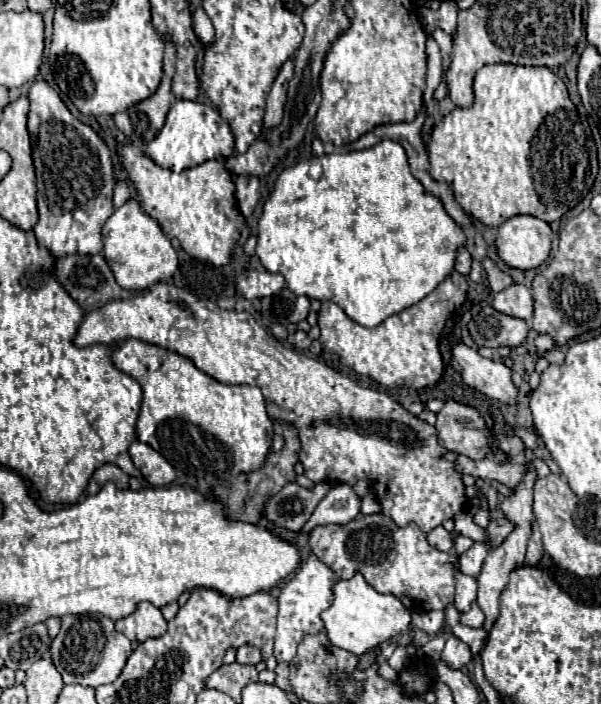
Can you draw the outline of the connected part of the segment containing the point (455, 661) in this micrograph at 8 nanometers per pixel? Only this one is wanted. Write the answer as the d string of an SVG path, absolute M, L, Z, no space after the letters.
M450 637L446 641L446 647L440 655L440 661L446 663L450 669L460 669L472 661L472 651L466 643L462 643L458 637Z

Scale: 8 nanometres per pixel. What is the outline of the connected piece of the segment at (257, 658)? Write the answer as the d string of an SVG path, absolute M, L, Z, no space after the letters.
M242 645L238 651L236 651L236 663L242 663L242 665L256 665L262 661L262 653L258 653L258 649L254 649L252 645Z

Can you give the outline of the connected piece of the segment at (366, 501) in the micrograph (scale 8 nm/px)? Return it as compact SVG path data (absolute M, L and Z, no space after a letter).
M368 493L368 495L362 497L362 513L364 515L374 515L374 513L380 513L380 511L382 511L382 507L380 507L374 493Z

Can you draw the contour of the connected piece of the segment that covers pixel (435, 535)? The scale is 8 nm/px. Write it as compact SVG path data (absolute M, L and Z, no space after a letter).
M438 525L436 529L432 529L428 533L428 543L440 551L450 551L452 549L452 535L442 525Z

